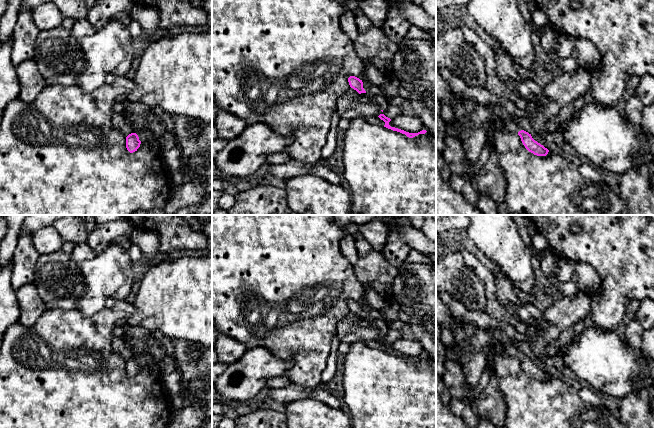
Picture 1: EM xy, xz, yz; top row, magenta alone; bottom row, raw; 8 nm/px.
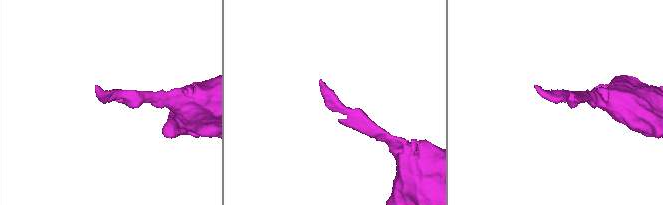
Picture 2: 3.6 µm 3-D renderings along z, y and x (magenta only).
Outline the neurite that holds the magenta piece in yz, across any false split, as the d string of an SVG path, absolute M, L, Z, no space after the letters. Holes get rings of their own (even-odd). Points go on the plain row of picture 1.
M509 344L507 346L494 346L494 345L491 346L491 348L489 349L489 351L487 353L486 366L488 368L490 368L491 367L490 361L493 360L496 356L502 355L502 354L517 357L520 360L521 365L522 365L523 369L525 370L525 372L529 376L533 377L534 379L546 380L549 376L549 374L547 372L545 372L543 369L541 369L540 367L535 365L532 362L531 358L524 355L513 344Z

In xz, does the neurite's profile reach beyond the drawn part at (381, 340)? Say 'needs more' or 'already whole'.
already whole

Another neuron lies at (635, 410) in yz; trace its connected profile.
M645 388L640 393L631 393L620 399L620 422L625 428L654 428L654 413L651 401L654 400L654 389Z

